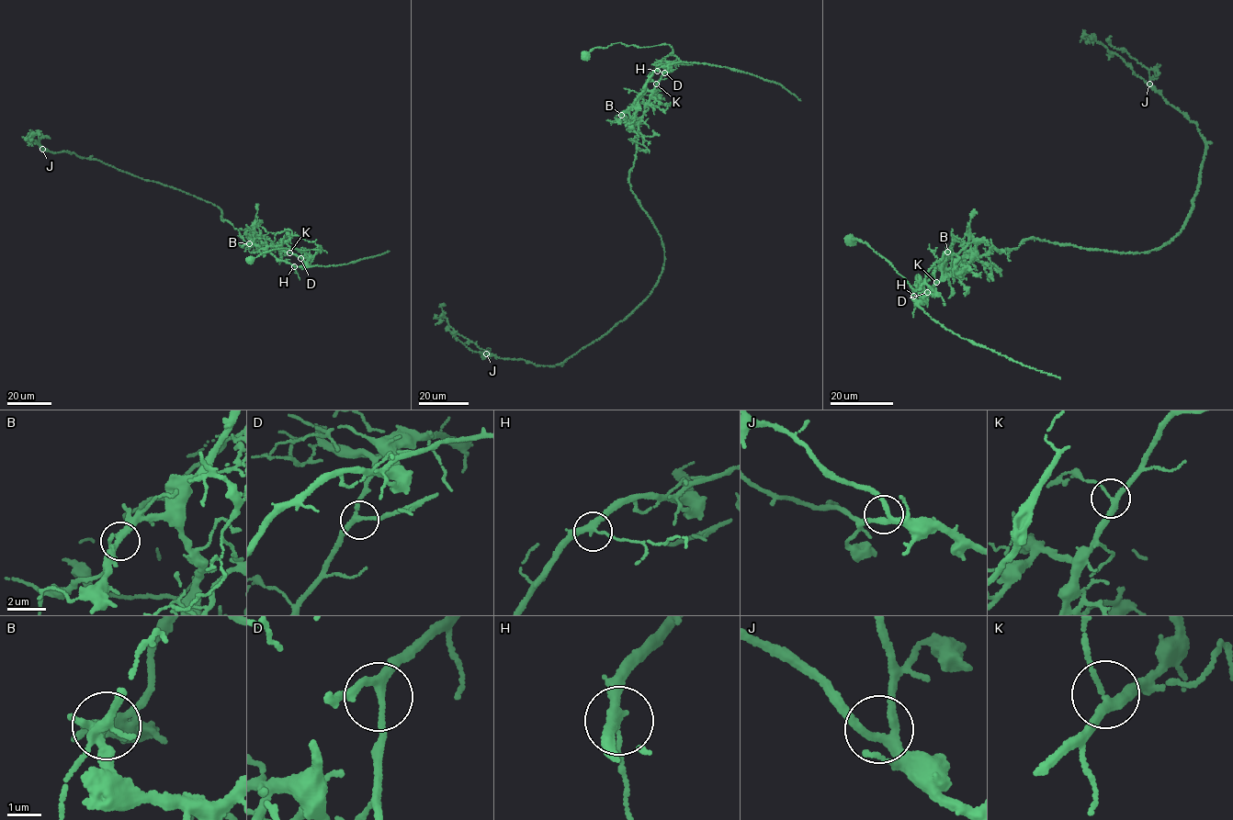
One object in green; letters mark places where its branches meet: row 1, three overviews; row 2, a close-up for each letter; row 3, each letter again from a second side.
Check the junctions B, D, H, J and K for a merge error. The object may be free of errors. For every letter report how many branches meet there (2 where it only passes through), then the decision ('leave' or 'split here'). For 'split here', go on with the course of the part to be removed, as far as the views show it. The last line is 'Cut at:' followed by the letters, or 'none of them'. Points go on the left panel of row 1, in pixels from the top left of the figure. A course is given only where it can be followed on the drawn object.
B: 3 | split here | (249, 243), (266, 250), (279, 260), (306, 267), (346, 263), (390, 252)
D: 3 | leave
H: 3 | leave
J: 3 | leave
K: 3 | leave
Cut at: B

